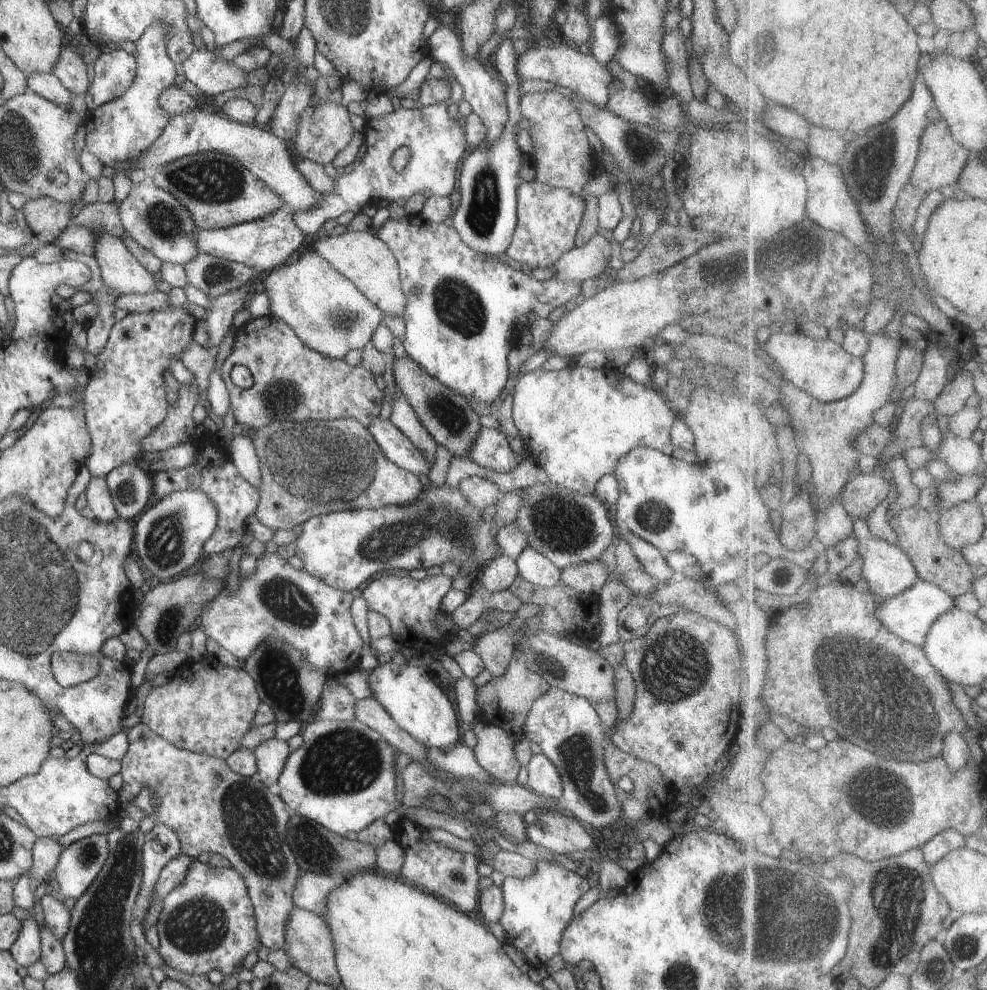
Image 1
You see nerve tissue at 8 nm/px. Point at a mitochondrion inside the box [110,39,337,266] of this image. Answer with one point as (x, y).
(214, 179)

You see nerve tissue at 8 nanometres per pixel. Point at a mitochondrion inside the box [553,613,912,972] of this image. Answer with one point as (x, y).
(760, 910)

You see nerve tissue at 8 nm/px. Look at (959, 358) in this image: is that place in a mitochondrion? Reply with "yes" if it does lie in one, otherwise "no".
no

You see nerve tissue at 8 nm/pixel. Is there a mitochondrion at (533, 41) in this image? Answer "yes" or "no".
no

